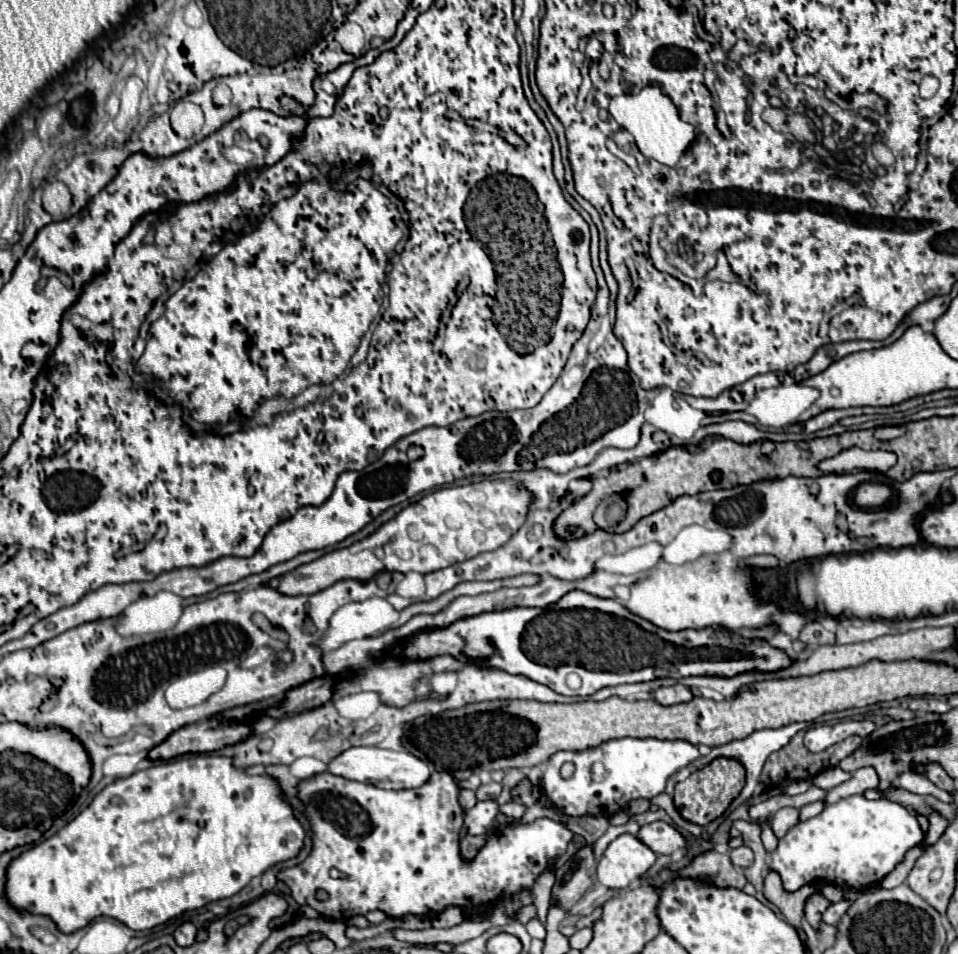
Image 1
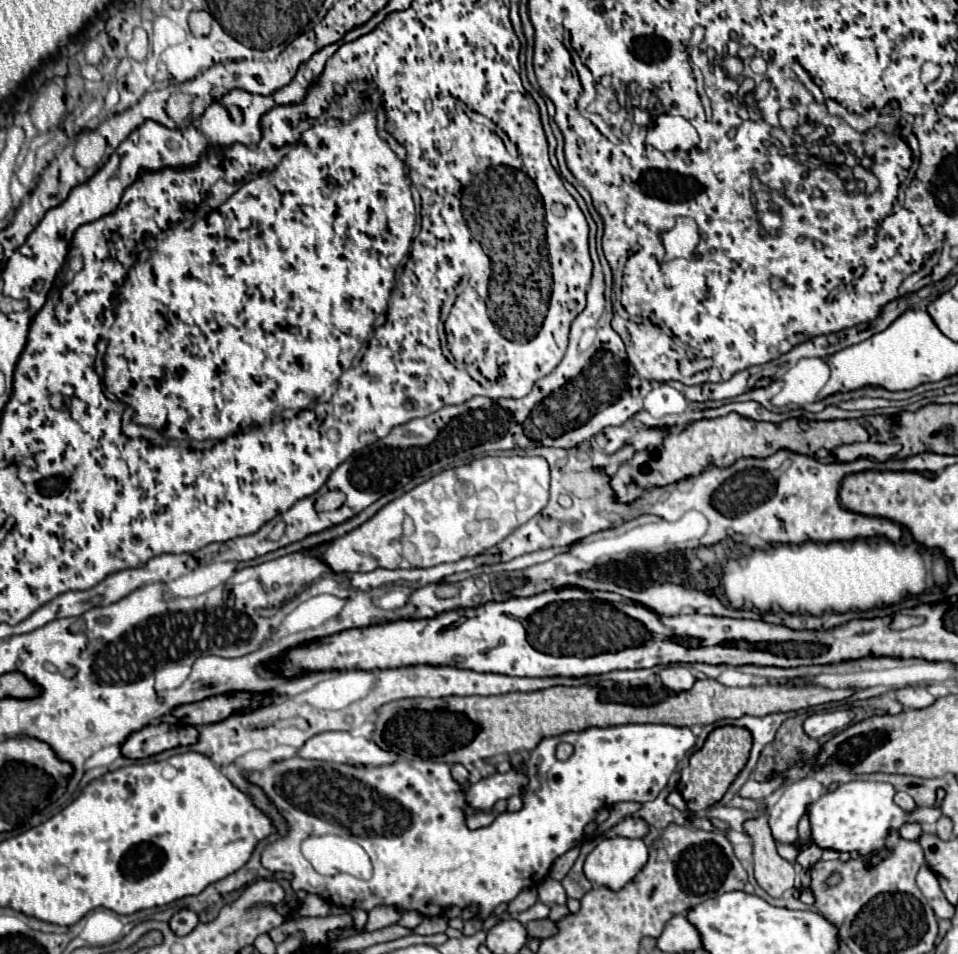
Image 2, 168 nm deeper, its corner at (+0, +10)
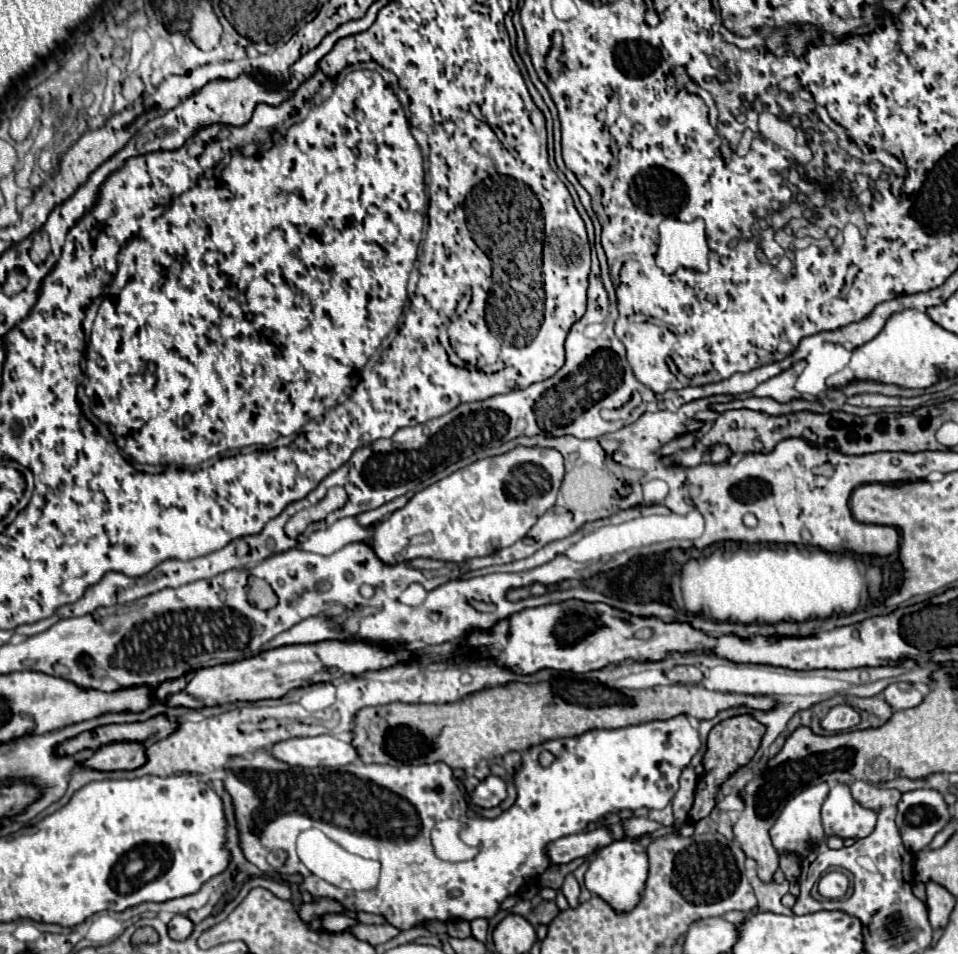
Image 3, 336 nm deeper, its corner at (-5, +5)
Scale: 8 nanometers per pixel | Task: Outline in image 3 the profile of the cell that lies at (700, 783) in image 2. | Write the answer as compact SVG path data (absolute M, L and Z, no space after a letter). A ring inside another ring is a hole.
M737 715L731 719L725 719L721 723L717 723L707 739L707 751L703 757L703 773L699 777L699 789L697 789L697 797L695 803L689 811L687 823L697 823L701 817L697 815L697 809L713 809L715 807L715 793L719 789L719 783L723 783L733 771L737 771L741 765L747 765L751 761L751 757L755 755L755 751L759 749L759 743L763 739L763 725L759 725L759 721L755 721L753 715Z

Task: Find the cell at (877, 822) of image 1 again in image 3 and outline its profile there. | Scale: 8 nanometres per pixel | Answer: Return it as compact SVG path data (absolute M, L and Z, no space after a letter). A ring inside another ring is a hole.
M837 783L829 789L821 809L827 835L839 835L841 839L867 837L875 827L875 811L863 809L851 795L849 787Z

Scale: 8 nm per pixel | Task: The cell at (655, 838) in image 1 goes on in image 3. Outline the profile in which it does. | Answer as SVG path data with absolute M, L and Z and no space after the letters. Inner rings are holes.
M603 825L595 831L589 833L577 833L577 835L567 835L557 841L551 841L547 845L547 857L549 863L569 863L577 857L587 857L593 851L623 839L623 827L621 825Z

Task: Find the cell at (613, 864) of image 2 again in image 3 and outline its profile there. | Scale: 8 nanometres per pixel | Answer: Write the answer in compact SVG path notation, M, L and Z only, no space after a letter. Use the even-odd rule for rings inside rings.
M613 841L611 845L603 847L597 857L589 863L589 869L585 873L585 887L607 901L615 913L631 911L645 889L647 881L647 853L639 843L633 841Z

